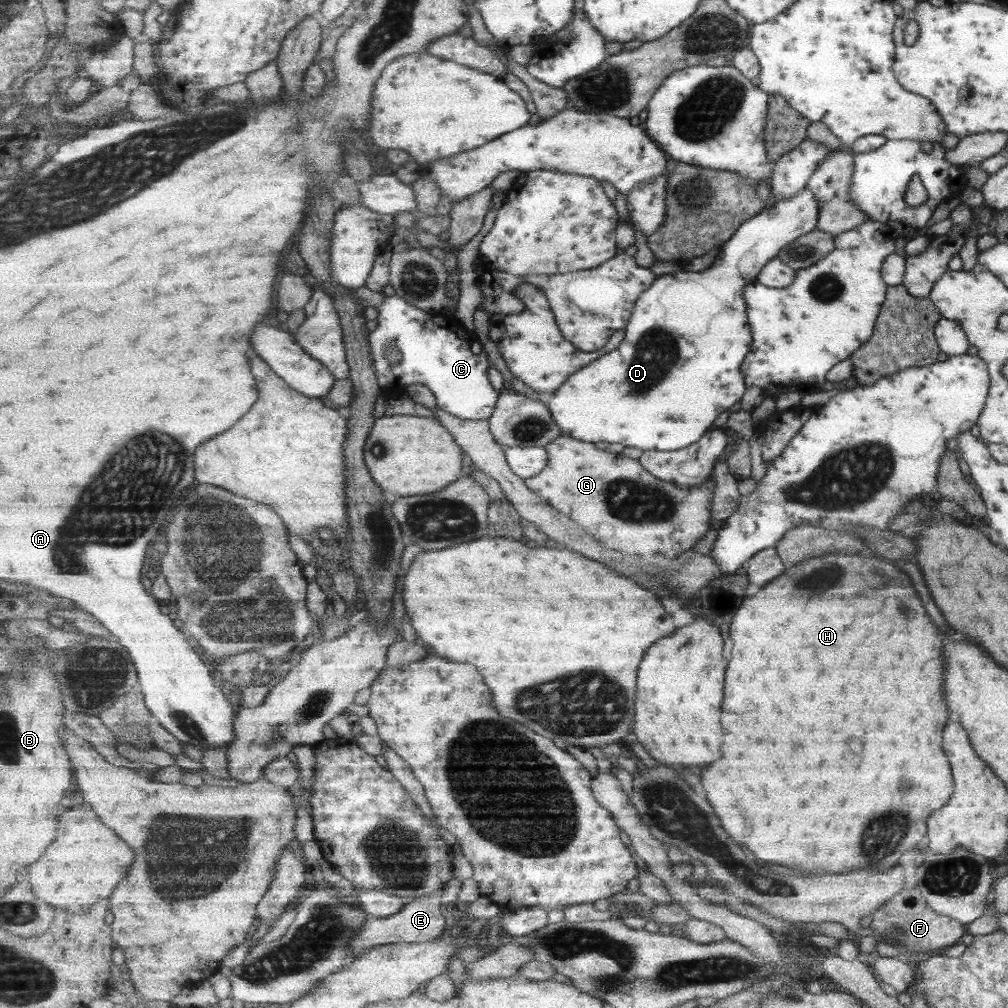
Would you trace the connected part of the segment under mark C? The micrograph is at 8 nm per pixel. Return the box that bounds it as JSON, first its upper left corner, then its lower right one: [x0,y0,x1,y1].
[370,295,500,420]

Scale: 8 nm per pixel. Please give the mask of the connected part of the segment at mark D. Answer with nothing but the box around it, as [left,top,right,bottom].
[548,188,817,451]

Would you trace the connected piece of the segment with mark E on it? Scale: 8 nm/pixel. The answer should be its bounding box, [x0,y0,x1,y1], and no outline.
[350,888,446,957]

